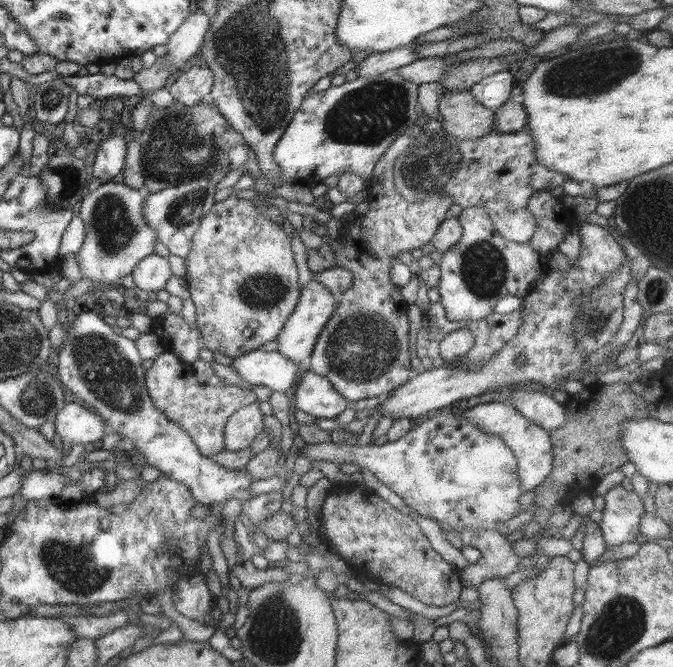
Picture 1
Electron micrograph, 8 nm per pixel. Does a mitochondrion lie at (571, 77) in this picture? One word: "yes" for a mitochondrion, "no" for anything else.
yes

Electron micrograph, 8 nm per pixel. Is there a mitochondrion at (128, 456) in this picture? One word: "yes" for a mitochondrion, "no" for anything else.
no

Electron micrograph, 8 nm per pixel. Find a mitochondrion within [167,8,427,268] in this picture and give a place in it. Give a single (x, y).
(265, 96)

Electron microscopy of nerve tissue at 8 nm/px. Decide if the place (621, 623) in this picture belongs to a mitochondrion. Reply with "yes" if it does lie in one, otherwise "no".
yes

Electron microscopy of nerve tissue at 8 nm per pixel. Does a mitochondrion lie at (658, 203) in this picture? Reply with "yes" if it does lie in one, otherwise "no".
yes

